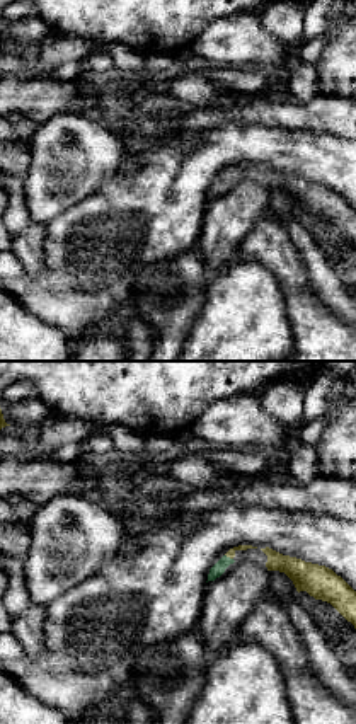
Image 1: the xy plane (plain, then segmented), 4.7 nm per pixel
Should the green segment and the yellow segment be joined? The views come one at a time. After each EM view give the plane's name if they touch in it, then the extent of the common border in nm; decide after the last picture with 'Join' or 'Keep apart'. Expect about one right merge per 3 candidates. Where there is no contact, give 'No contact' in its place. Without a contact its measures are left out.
Touches green in xy. Shared border 50 nm

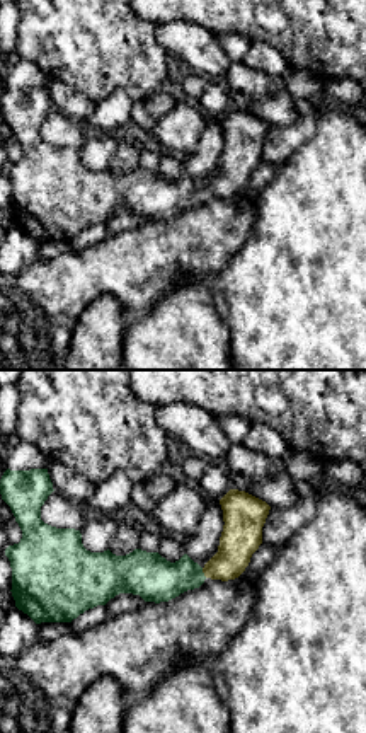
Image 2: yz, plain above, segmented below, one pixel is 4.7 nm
Touches green in yz. Shared border 50 nm

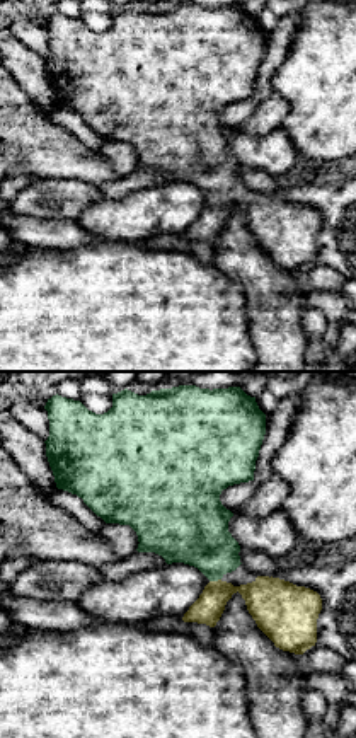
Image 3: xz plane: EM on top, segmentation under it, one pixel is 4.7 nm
Touches green in xz. Shared border 60 nm

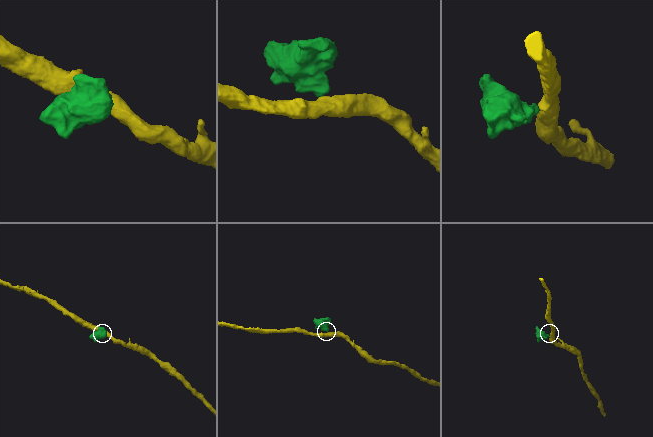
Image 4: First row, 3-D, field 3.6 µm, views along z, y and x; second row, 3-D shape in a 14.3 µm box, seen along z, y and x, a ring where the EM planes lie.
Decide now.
Join

